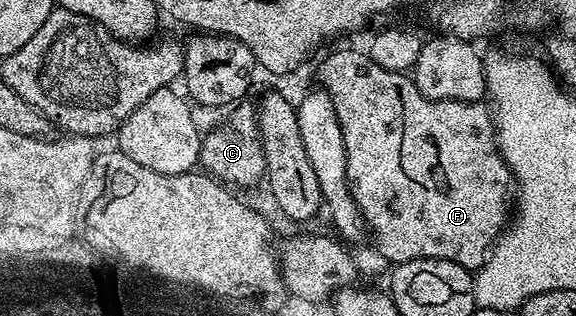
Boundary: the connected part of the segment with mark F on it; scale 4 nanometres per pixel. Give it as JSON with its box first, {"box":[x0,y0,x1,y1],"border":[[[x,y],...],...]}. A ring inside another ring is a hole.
{"box":[320,50,514,269],"border":[[[363,50],[336,51],[333,55],[326,56],[320,67],[320,79],[324,82],[321,83],[323,90],[327,91],[334,101],[334,109],[342,125],[342,137],[348,158],[348,188],[362,213],[370,239],[372,235],[377,249],[380,250],[377,251],[379,258],[388,260],[392,265],[415,259],[445,259],[469,269],[481,267],[490,248],[505,230],[506,216],[514,199],[512,170],[496,148],[496,129],[491,110],[483,102],[462,103],[458,99],[428,99],[416,88],[415,79],[399,71],[382,69],[382,65],[374,65],[372,58]]]}

